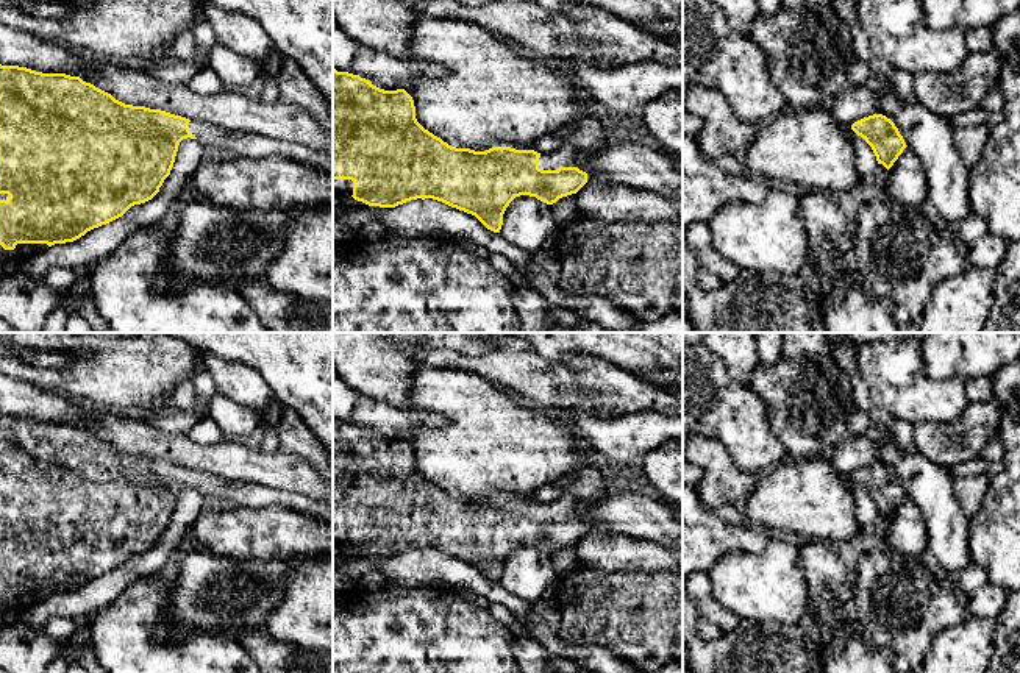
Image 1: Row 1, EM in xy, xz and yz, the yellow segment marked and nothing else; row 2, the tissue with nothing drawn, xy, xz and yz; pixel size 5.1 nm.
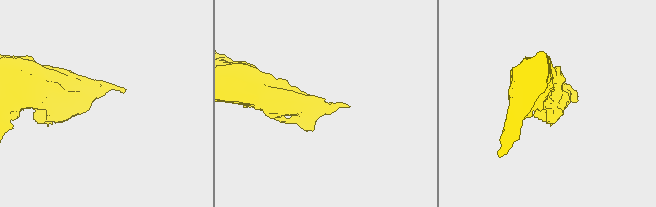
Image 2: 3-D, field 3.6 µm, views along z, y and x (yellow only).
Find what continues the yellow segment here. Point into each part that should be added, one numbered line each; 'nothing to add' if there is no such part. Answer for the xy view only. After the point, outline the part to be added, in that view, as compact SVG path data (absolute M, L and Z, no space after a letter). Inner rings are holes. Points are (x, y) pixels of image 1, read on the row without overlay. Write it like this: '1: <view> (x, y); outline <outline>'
1: xy (213, 487); outline M191 470L189 481L208 501L231 500L239 507L284 506L305 515L333 523L333 504L294 492L276 490L251 482L228 481L208 472Z
2: xy (22, 601); outline M17 593L14 600L5 600L0 595L0 617L3 615L17 615L23 617L23 614L33 606L47 600L47 593Z

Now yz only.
nothing to add

